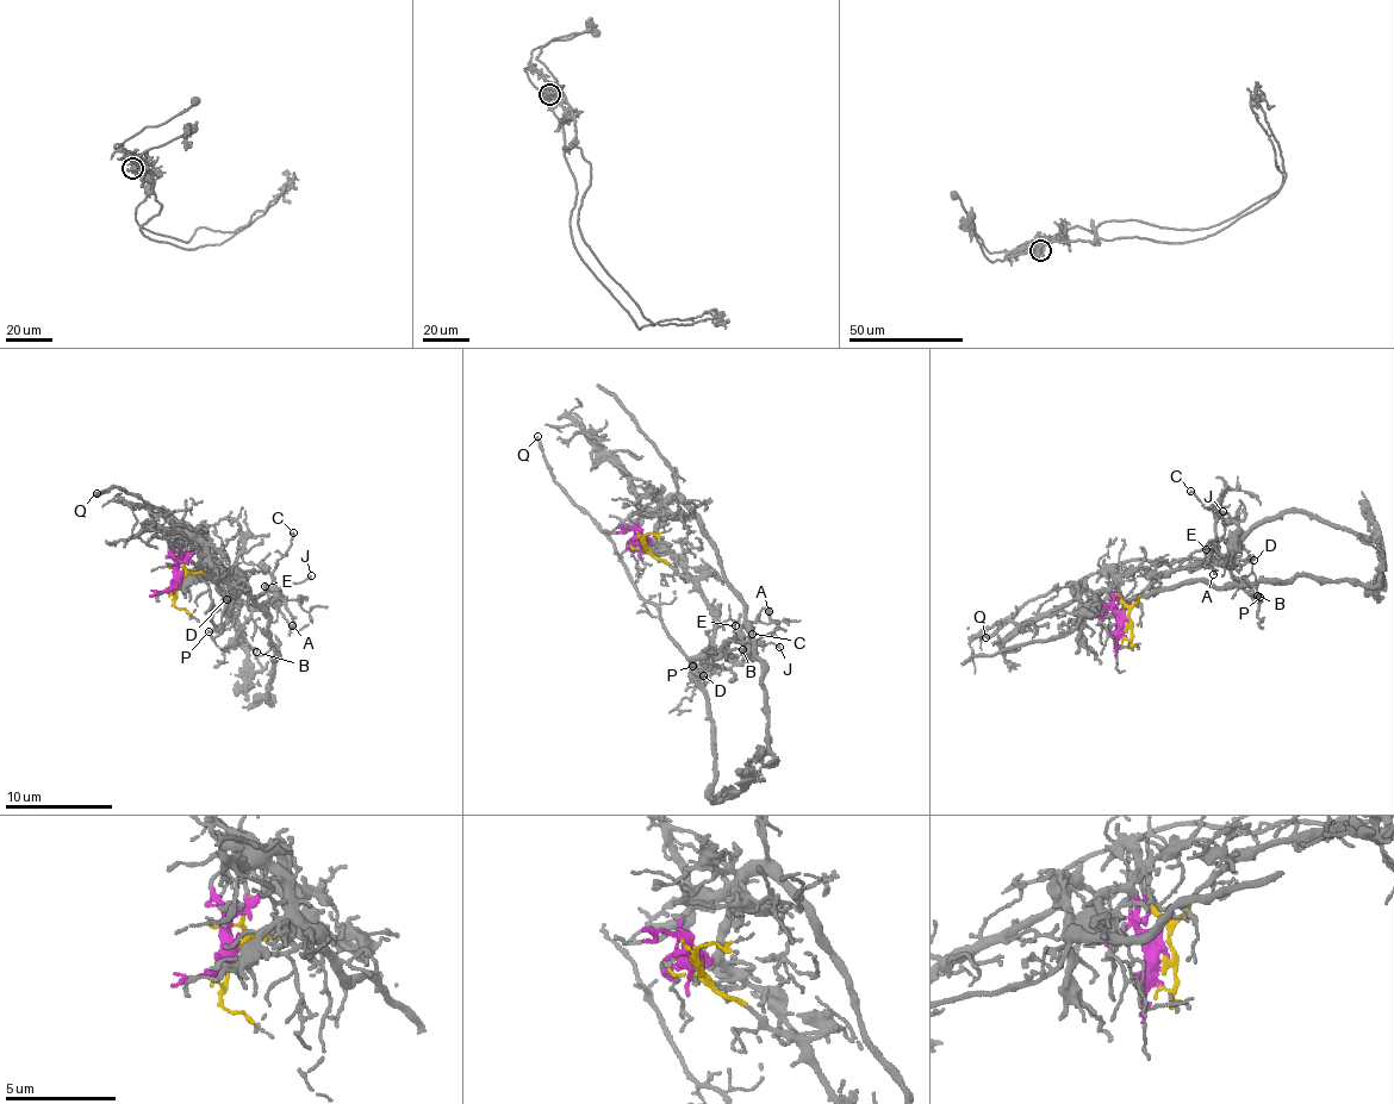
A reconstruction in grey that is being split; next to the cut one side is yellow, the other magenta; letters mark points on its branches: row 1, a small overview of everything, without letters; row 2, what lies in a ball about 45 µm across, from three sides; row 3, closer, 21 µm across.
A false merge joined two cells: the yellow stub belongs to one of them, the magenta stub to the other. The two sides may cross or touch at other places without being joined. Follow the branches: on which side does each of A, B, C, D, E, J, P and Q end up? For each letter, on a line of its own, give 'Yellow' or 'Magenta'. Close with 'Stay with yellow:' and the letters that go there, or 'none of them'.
A: Yellow
B: Yellow
C: Yellow
D: Yellow
E: Yellow
J: Yellow
P: Yellow
Q: Yellow
Stay with yellow: A, B, C, D, E, J, P, Q

